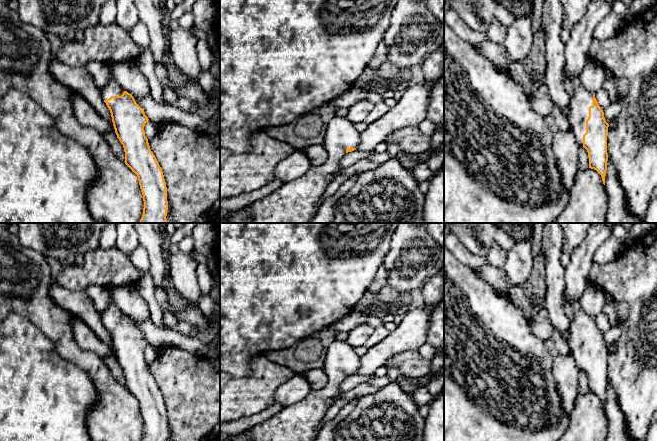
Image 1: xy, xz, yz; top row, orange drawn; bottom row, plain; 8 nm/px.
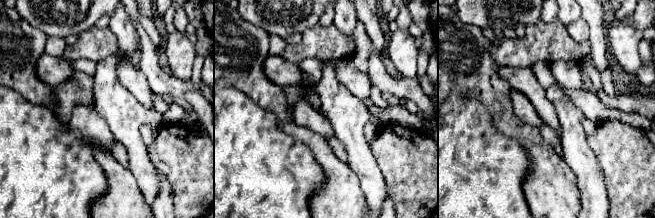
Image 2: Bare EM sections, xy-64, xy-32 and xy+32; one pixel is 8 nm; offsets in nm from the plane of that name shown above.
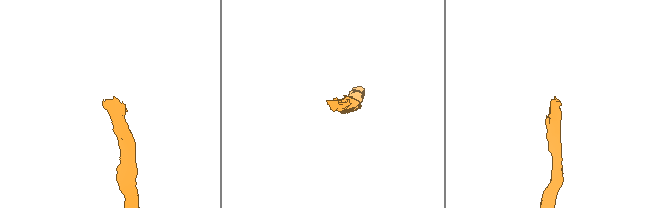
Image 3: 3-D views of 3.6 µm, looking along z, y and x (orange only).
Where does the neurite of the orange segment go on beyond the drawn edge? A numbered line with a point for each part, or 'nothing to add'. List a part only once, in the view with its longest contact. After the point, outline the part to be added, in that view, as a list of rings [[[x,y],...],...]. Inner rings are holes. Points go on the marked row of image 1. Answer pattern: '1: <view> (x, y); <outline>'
1: yz (578, 106); [[[579,74],[570,80],[573,95],[569,98],[566,119],[575,134],[580,146],[583,146],[583,135],[586,133],[586,120],[589,107],[593,105],[593,94],[580,85]]]

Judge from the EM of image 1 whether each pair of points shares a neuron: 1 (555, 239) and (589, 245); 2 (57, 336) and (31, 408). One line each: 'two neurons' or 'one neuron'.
1: two neurons
2: two neurons

